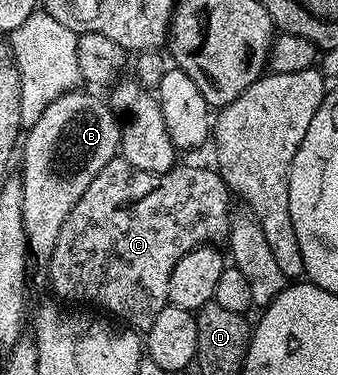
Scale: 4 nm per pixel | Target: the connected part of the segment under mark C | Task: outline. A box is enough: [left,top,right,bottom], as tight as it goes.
[46,157,230,332]

